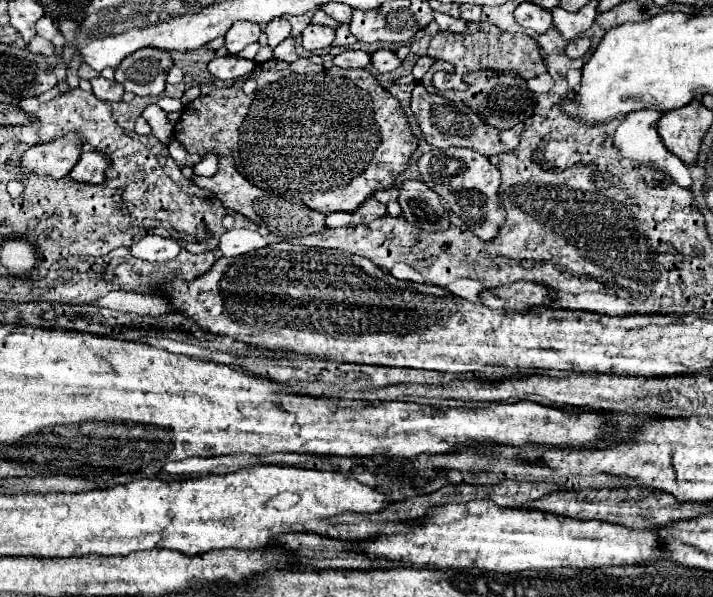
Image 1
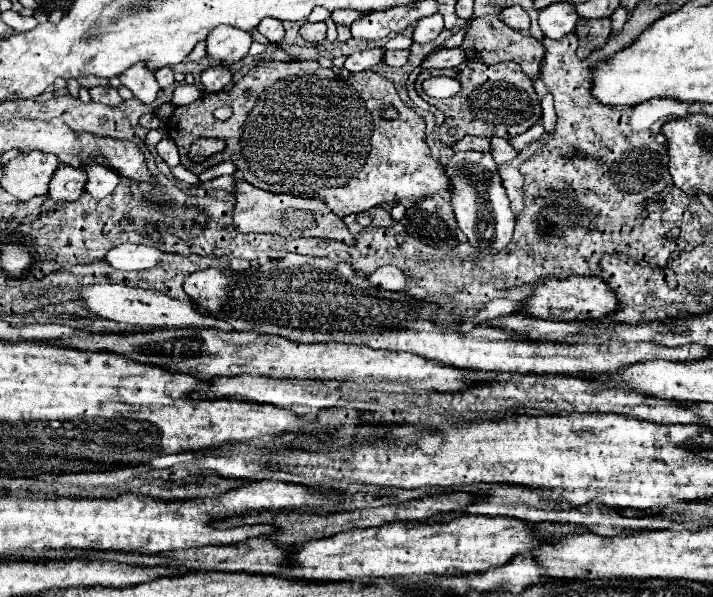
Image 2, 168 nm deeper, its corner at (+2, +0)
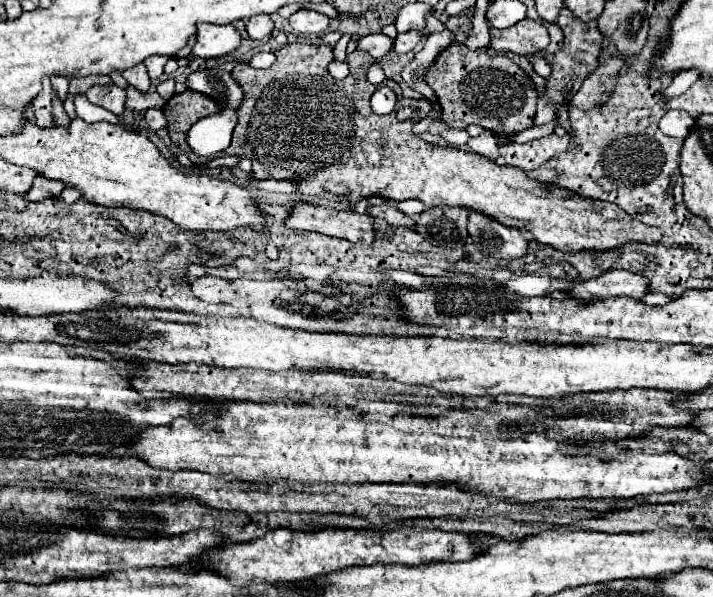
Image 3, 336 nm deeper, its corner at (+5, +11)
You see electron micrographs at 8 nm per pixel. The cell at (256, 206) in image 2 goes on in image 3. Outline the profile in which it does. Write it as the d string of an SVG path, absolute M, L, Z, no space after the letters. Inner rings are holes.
M294 201L290 205L290 213L284 219L284 225L300 231L318 231L352 243L370 245L374 241L374 219L370 215L360 215L350 209L328 209L306 201Z

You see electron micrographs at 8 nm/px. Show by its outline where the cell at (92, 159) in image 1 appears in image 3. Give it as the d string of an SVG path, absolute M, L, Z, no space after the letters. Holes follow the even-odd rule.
M38 175L34 185L32 185L32 189L26 193L26 199L30 199L30 201L44 201L48 197L60 195L64 187L66 185L60 183L60 181L52 181L52 179L44 177L44 175Z

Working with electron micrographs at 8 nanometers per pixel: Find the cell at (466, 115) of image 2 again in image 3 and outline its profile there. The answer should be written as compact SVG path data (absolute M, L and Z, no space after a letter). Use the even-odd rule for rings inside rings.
M450 45L428 67L426 83L434 89L442 107L442 121L450 129L466 129L476 123L498 135L516 135L532 127L538 93L530 77L506 55L490 55L486 47L468 51Z

